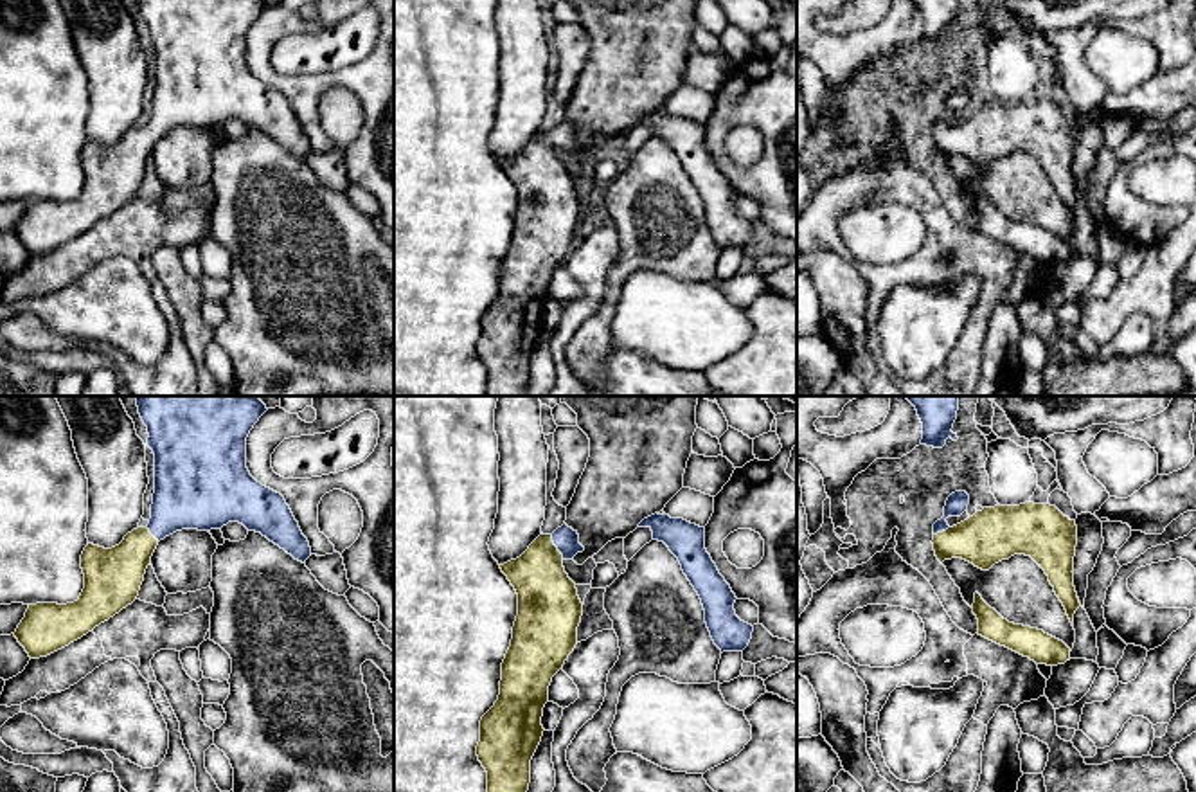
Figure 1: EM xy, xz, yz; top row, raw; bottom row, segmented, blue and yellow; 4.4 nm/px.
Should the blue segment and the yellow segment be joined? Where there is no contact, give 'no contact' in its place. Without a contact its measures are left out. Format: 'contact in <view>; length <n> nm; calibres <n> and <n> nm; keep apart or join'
contact in xz; length 130 nm; calibres 110 and 280 nm; join

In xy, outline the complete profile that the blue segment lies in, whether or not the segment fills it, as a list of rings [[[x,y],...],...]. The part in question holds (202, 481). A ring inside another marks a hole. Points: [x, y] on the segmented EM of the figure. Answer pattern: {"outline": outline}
{"outline": [[[257,396],[135,398],[138,414],[147,427],[147,446],[155,454],[155,493],[149,524],[133,529],[112,549],[94,544],[85,547],[81,554],[85,589],[77,601],[29,605],[14,637],[31,659],[47,657],[68,646],[131,605],[138,596],[158,542],[176,531],[210,531],[221,529],[228,522],[239,522],[302,563],[311,556],[309,542],[284,497],[257,482],[246,468],[246,437],[268,410]]]}

